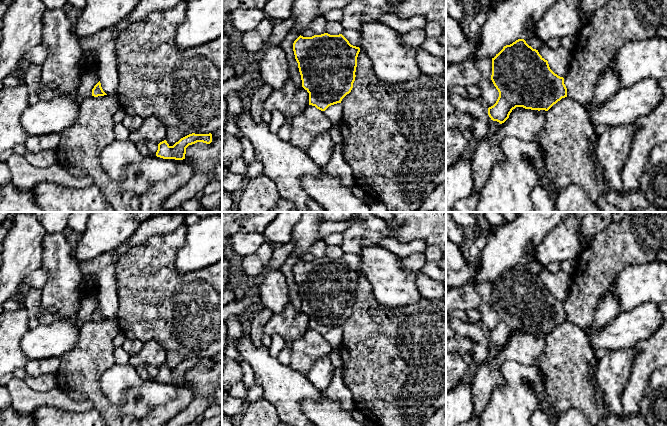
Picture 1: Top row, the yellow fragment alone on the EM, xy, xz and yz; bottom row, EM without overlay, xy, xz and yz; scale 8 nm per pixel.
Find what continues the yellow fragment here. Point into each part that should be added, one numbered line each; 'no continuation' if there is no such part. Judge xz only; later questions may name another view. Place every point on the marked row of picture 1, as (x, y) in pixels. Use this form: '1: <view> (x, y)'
no continuation

